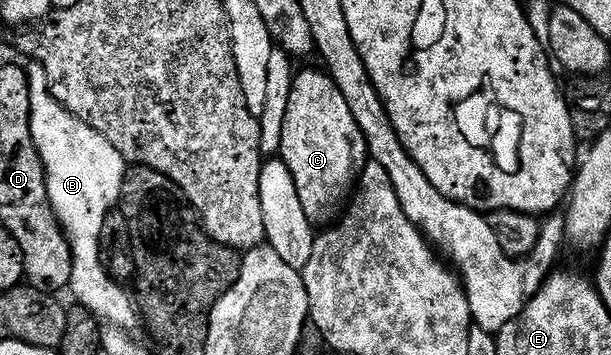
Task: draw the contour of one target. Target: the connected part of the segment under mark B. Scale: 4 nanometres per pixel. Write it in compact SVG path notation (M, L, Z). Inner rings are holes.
M39 66L33 67L28 73L30 82L30 130L34 138L34 146L44 163L44 175L48 177L48 193L52 209L64 227L64 234L68 237L68 245L72 247L72 266L75 272L70 285L70 292L77 296L79 303L96 313L101 321L121 330L132 330L134 318L129 312L132 296L126 291L123 283L113 280L105 274L104 267L99 260L99 234L102 231L103 219L108 212L115 209L120 202L120 191L126 171L126 161L98 130L94 130L86 122L82 122L72 112L66 111L62 105L52 97L52 90L48 83L46 70ZM92 276L101 276L100 284Z

